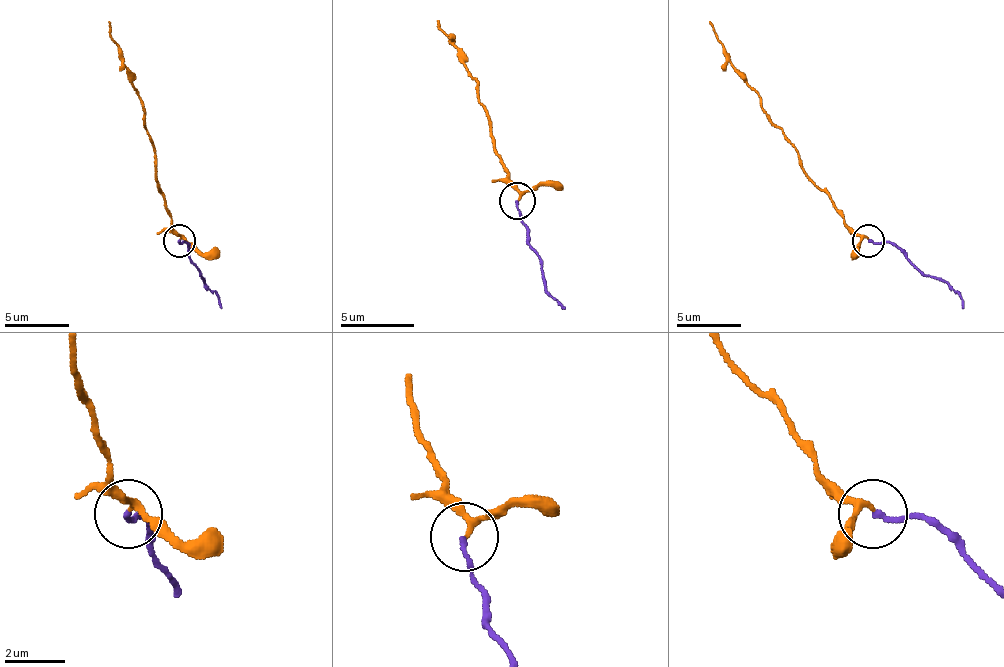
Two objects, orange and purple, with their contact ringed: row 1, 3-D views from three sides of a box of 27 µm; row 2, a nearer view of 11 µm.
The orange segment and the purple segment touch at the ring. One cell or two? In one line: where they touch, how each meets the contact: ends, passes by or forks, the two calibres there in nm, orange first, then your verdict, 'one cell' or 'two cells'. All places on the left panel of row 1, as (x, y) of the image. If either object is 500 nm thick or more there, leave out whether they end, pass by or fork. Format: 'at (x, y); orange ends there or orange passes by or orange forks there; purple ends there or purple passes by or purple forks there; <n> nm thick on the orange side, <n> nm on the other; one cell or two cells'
at (179, 241); orange passes by; purple ends there; 170 nm thick on the orange side, 160 nm on the other; one cell

